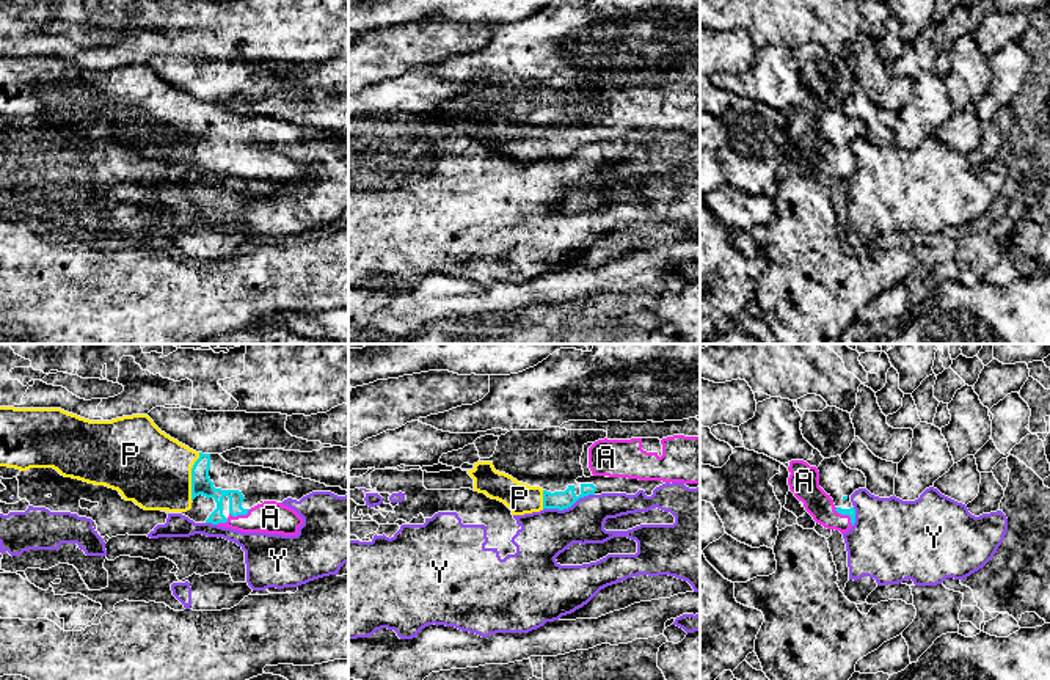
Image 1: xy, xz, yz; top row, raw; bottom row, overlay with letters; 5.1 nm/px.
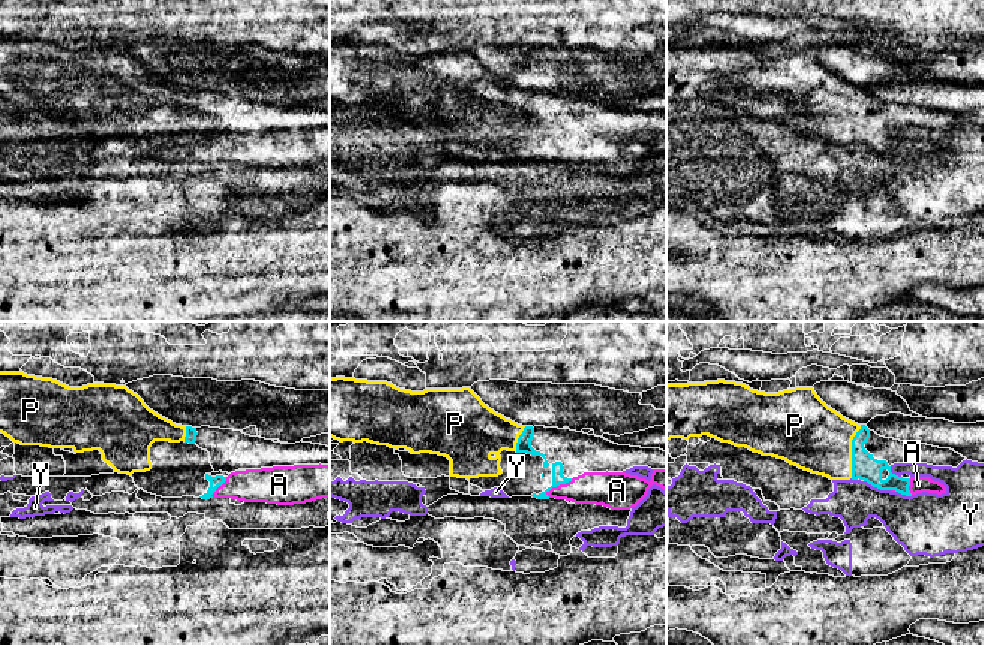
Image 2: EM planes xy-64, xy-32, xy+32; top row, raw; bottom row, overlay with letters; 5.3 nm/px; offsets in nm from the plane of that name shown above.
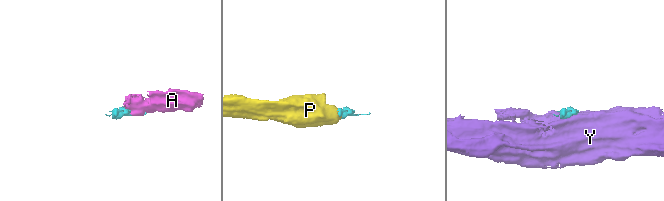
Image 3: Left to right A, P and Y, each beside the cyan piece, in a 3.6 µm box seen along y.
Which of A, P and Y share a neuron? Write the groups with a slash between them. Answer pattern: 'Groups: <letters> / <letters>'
Groups: A P / Y

